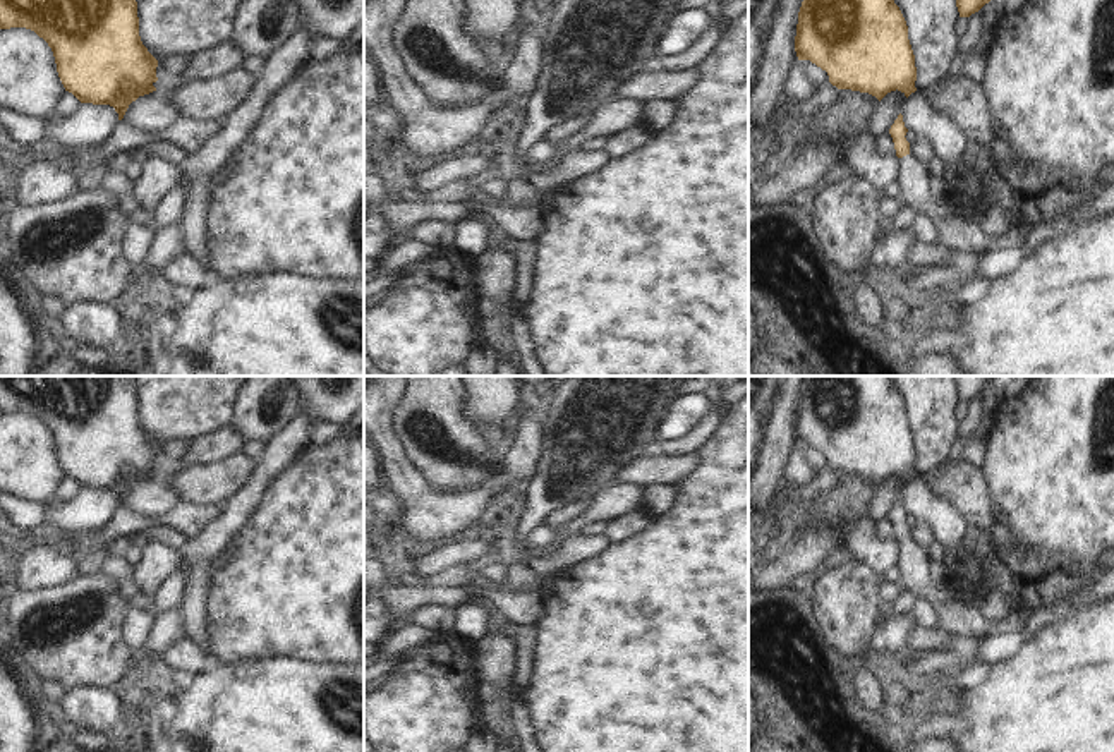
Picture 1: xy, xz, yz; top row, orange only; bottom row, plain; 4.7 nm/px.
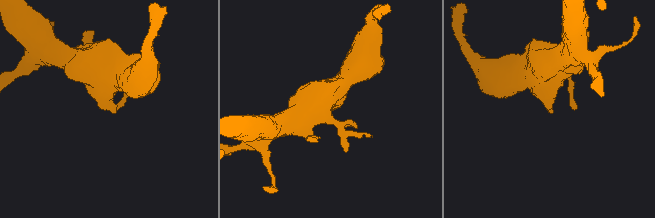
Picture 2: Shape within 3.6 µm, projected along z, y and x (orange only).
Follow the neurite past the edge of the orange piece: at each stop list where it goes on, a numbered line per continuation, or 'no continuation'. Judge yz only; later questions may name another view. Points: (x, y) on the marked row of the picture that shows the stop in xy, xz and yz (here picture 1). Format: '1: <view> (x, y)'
1: yz (915, 186)

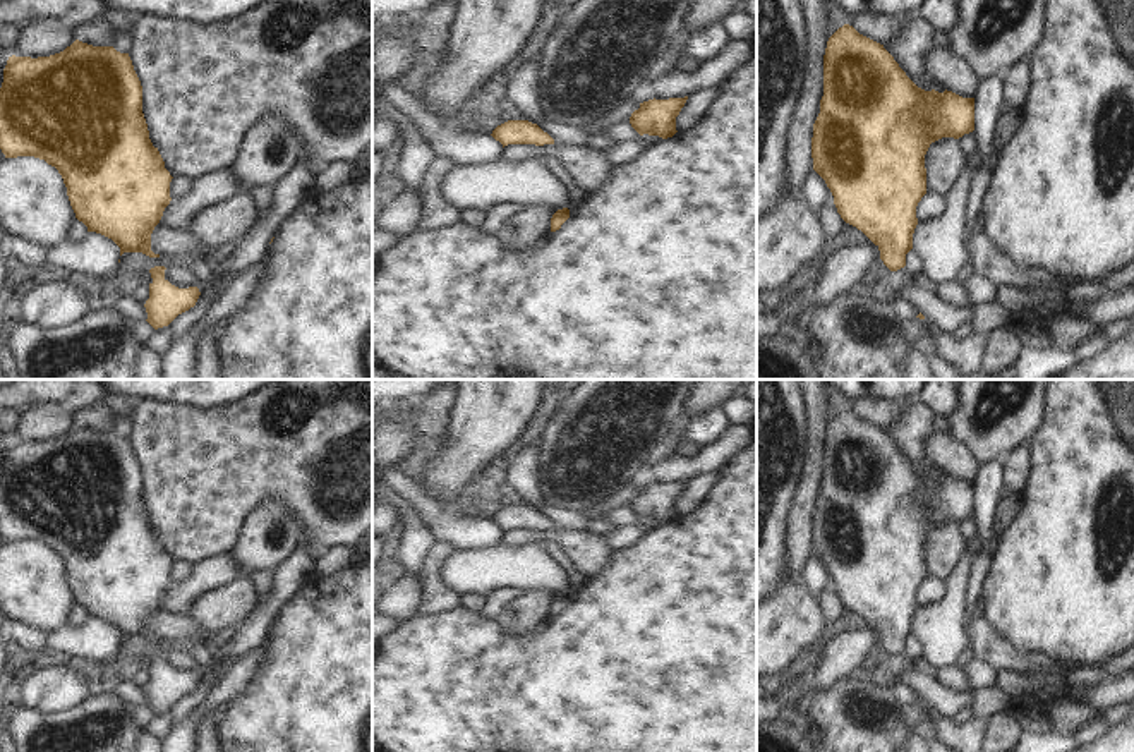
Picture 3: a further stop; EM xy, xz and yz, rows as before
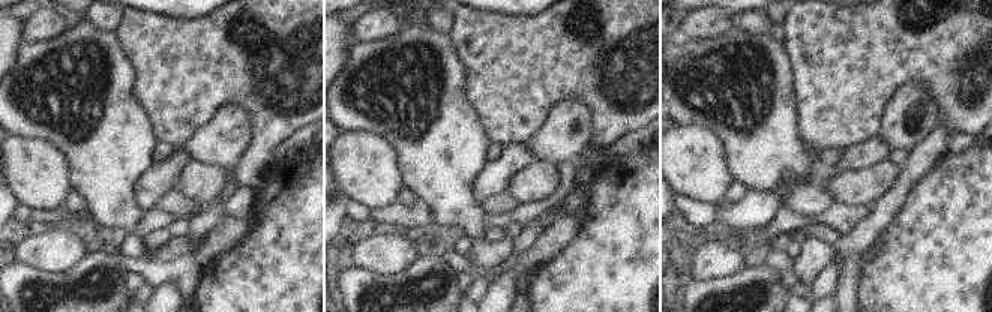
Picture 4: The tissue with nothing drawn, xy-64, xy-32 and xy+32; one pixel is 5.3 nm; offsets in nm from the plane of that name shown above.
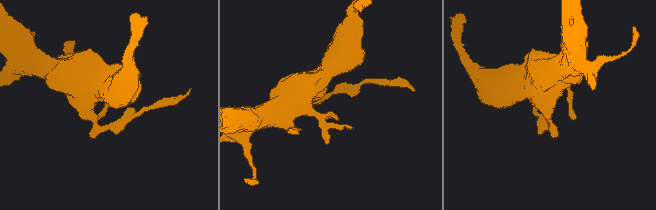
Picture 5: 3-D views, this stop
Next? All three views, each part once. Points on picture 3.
no continuation

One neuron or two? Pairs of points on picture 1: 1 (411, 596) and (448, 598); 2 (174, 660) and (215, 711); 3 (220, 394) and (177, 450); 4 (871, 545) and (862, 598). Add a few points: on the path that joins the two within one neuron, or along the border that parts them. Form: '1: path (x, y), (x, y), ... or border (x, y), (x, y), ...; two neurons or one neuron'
1: path (419, 596), (440, 596); one neuron
2: border (215, 665), (194, 677); two neurons
3: border (189, 440), (172, 438), (163, 448), (163, 462); two neurons
4: border (852, 560), (869, 565), (883, 577); two neurons

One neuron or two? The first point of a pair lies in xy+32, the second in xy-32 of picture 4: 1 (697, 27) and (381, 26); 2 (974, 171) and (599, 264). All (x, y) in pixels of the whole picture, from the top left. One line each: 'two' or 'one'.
1: one
2: one

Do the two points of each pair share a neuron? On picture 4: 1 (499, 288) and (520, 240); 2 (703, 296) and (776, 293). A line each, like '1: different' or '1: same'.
1: different
2: same

